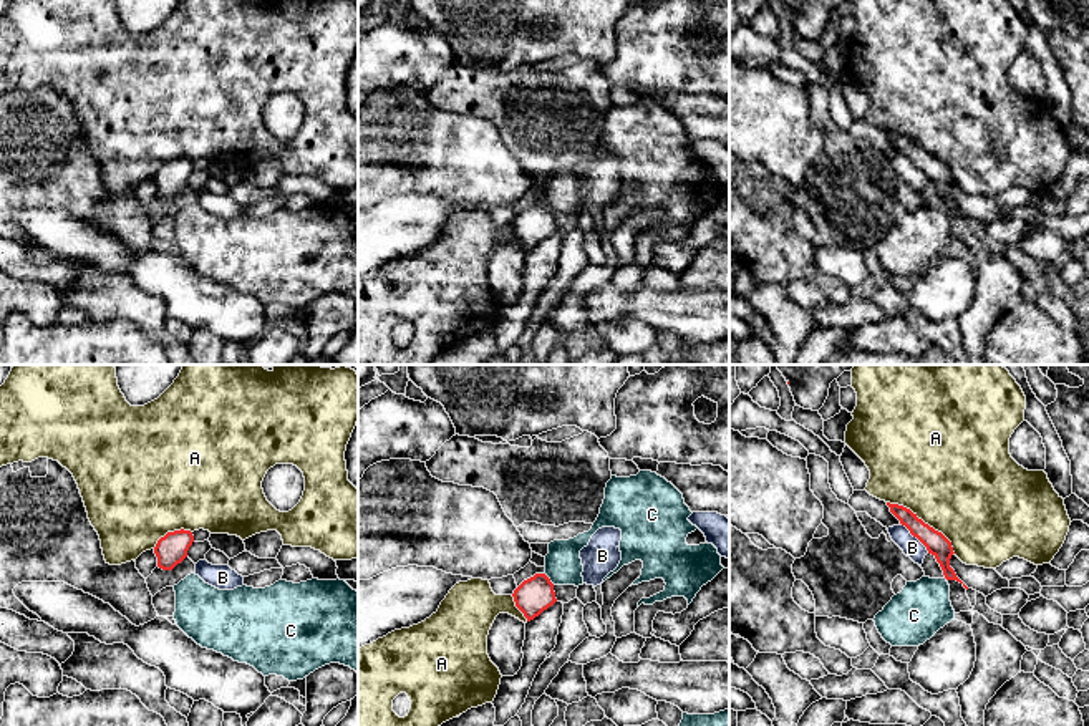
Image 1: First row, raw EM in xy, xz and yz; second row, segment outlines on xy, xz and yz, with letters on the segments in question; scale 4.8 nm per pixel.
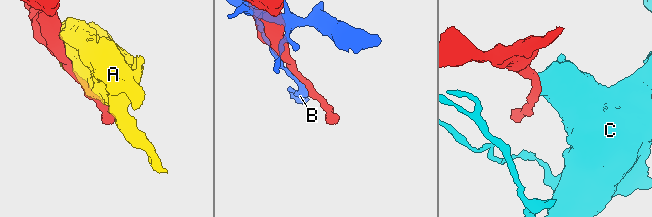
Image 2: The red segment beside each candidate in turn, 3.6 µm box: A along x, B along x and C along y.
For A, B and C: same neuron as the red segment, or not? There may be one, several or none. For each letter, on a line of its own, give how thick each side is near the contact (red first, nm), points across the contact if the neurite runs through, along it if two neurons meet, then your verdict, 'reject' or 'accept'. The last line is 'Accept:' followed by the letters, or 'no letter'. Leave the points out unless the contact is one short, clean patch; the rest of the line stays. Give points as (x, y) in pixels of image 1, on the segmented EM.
A: calibres 110 and 500 nm; reject
B: calibres 110 and 100 nm; reject
C: calibres 170 and 180 nm; border xz (544, 574), (554, 584); reject
Accept: no letter

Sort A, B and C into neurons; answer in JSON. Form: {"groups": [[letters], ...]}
{"groups": [["A"], ["B"], ["C"]]}

